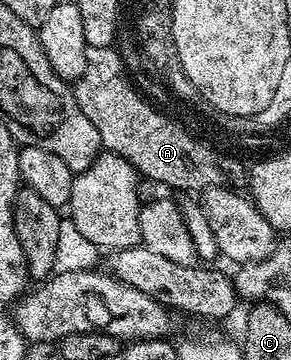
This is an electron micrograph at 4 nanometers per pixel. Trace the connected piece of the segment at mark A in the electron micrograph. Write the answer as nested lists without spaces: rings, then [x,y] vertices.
[[[86,69],[76,79],[72,91],[79,108],[83,108],[83,116],[95,124],[106,151],[129,162],[142,179],[150,178],[161,186],[170,186],[173,192],[200,192],[222,185],[223,175],[220,168],[213,166],[213,158],[193,138],[185,138],[177,126],[169,126],[165,118],[157,118],[159,110],[149,103],[152,101],[142,97],[132,85],[129,87],[119,75],[93,69]]]

